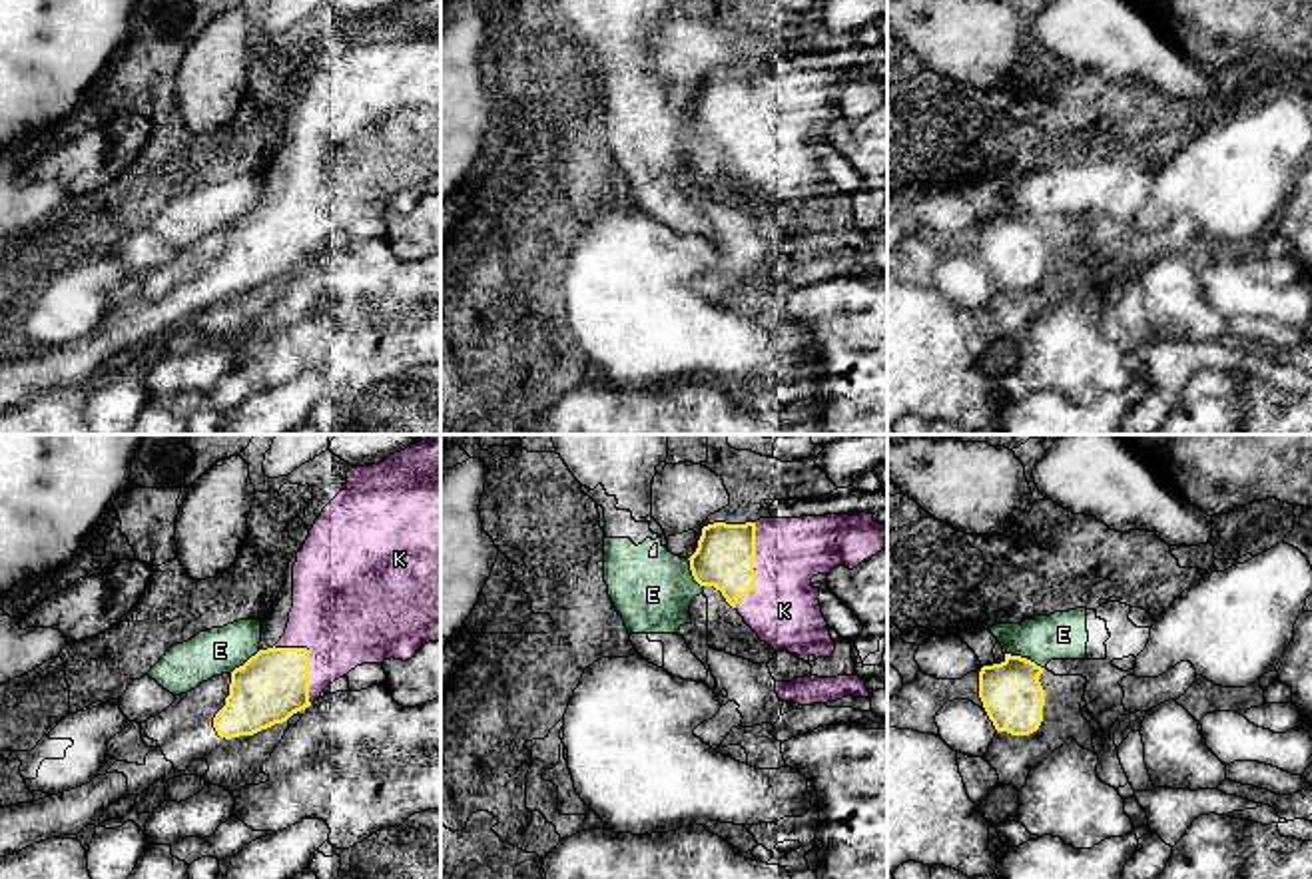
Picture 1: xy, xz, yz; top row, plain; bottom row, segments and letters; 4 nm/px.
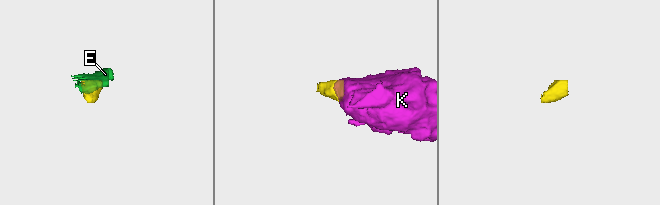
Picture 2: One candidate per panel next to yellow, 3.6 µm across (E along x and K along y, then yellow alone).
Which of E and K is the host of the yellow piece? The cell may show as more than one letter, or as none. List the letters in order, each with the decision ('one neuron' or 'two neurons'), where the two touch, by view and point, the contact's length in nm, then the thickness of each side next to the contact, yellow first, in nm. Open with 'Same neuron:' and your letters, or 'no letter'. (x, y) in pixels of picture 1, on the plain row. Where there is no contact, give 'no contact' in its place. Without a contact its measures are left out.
Same neuron: K
E: two neurons; contact yz (1025, 212); length 170 nm; calibres 240 and 190 nm
K: one neuron; contact xz (752, 120); length 360 nm; calibres 240 and 280 nm

